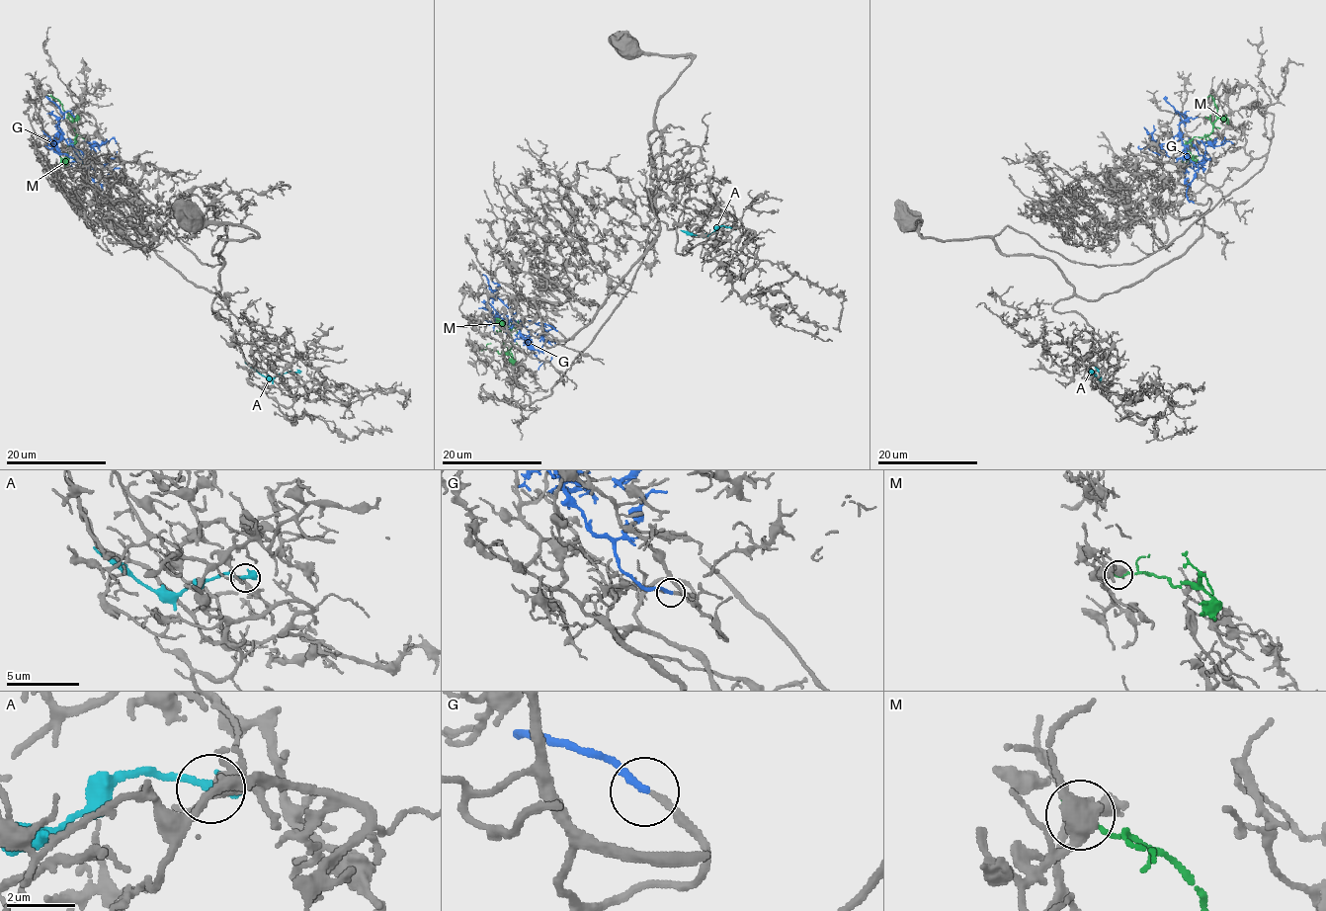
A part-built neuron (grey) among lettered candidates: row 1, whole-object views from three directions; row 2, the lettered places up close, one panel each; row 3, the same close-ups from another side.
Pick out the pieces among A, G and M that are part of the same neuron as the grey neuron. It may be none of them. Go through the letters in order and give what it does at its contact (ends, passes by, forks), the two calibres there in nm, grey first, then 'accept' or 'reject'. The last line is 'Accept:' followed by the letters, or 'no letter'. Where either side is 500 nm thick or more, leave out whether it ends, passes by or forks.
A: it ends | 280/480 nm | reject
G: it ends | 170/220 nm | accept
M: 500/150 nm | reject
Accept: G

